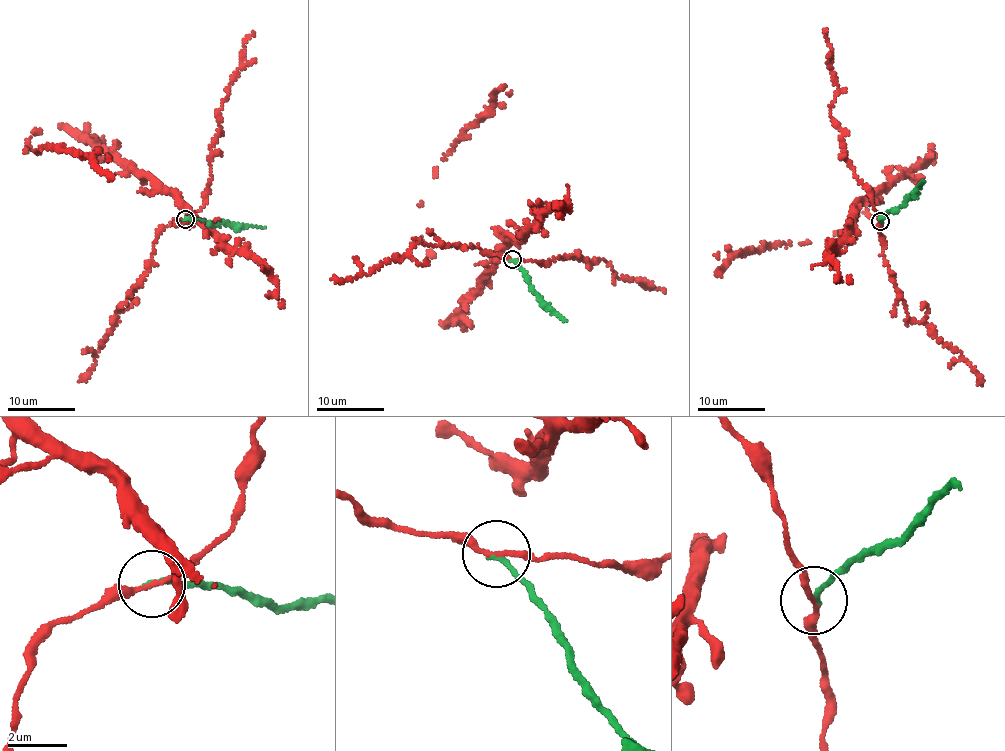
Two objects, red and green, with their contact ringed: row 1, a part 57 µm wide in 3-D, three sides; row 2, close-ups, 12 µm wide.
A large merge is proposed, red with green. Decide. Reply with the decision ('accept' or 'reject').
reject

